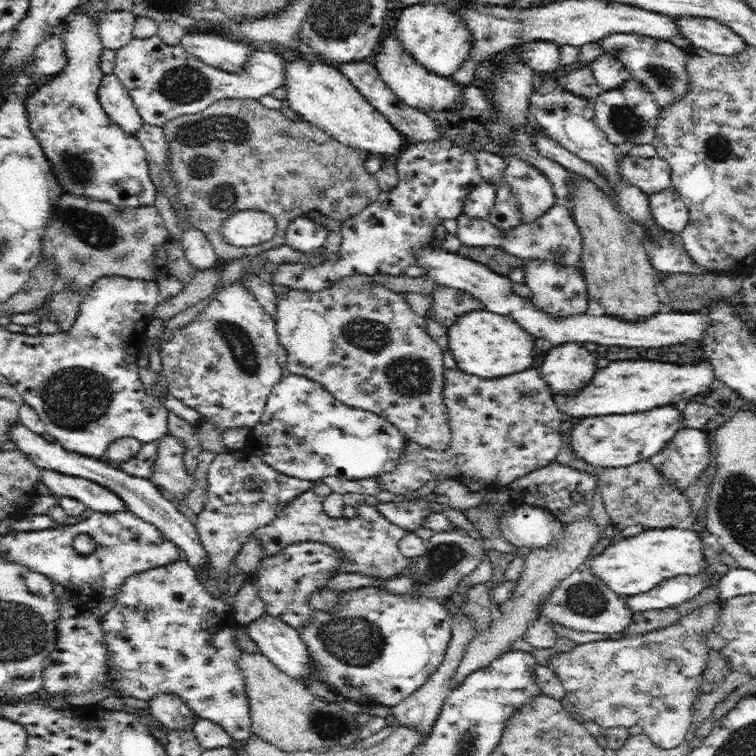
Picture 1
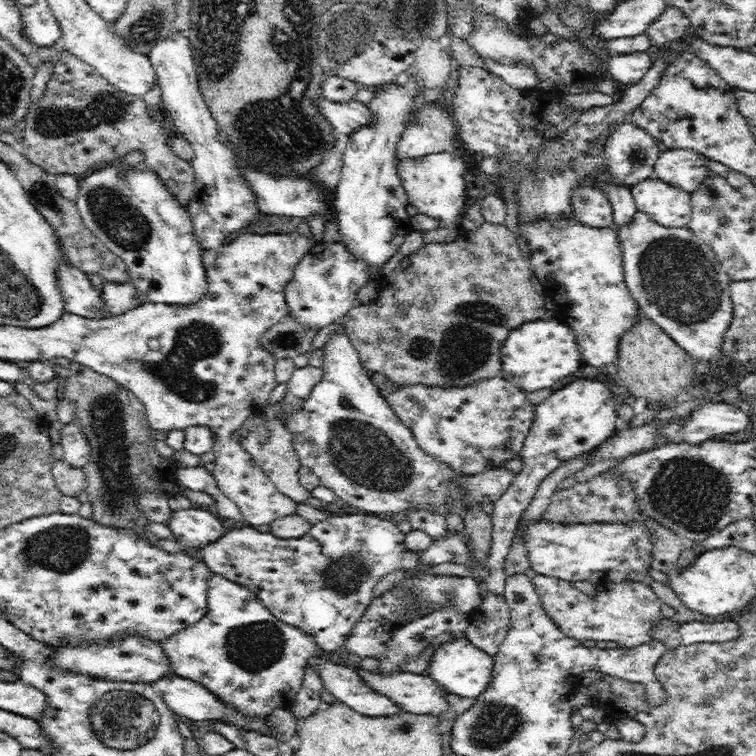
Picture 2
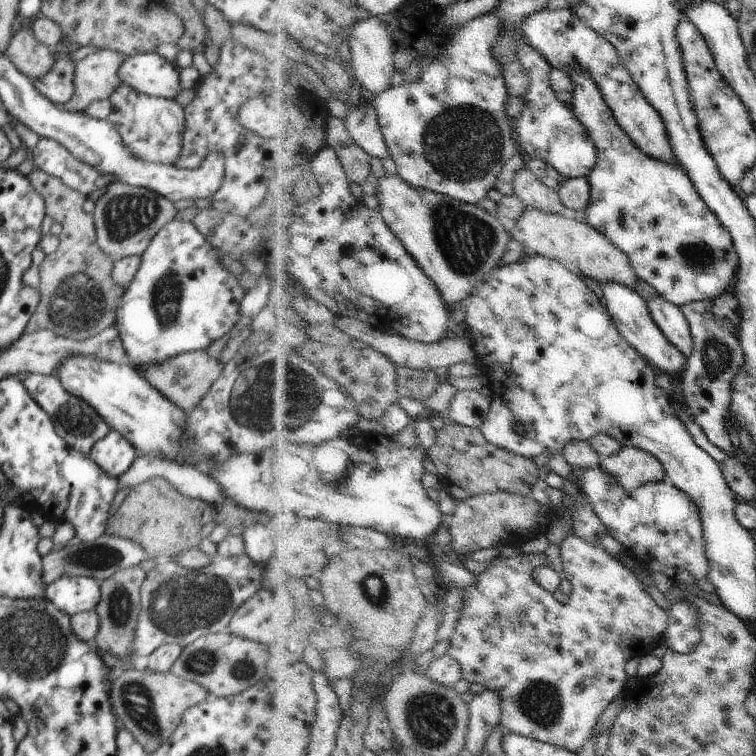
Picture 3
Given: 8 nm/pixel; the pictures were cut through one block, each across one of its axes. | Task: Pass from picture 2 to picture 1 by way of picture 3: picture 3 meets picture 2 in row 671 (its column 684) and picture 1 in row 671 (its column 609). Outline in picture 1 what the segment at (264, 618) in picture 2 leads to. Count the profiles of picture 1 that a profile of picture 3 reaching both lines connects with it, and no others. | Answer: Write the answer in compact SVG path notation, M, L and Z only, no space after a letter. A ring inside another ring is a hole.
M179 559L178 561L169 562L154 568L143 570L142 572L130 573L130 576L126 576L124 580L114 589L113 592L114 606L100 618L100 625L102 628L102 641L104 641L104 647L106 647L106 664L104 672L104 680L98 682L96 687L106 693L106 697L109 695L118 698L135 698L136 700L148 700L156 694L156 692L176 692L182 700L186 701L190 710L193 710L198 716L211 720L216 724L219 724L223 728L224 732L227 732L234 744L239 744L247 736L252 734L251 732L251 720L249 717L249 708L246 699L246 691L244 691L244 680L240 675L236 666L236 658L242 650L238 649L238 644L235 642L234 631L240 625L234 621L233 608L229 608L221 600L212 600L203 591L199 582L195 579L194 566L187 561Z

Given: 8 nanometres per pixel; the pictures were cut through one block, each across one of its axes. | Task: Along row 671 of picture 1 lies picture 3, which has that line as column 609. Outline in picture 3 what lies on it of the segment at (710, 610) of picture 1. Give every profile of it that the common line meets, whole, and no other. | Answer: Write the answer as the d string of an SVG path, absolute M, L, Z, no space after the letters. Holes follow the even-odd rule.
M575 532L562 542L562 558L564 565L564 577L573 585L573 594L568 604L562 604L552 592L549 592L541 583L537 582L535 573L549 565L546 554L522 554L515 558L503 559L497 557L489 564L489 567L479 575L478 583L465 589L465 606L461 610L460 620L455 626L455 631L450 639L451 647L447 654L450 654L455 660L461 663L463 669L463 679L470 683L485 685L487 689L497 691L502 700L503 716L502 724L511 731L523 733L532 739L542 740L543 742L565 747L571 752L579 753L586 742L595 734L600 716L610 708L610 704L618 696L627 694L627 685L629 684L629 675L626 672L628 660L634 657L641 658L654 650L654 643L661 643L666 640L667 631L669 630L670 616L667 610L664 610L650 592L644 590L643 583L638 580L638 576L633 570L618 557L613 555L604 548L592 544L588 540L579 538Z

